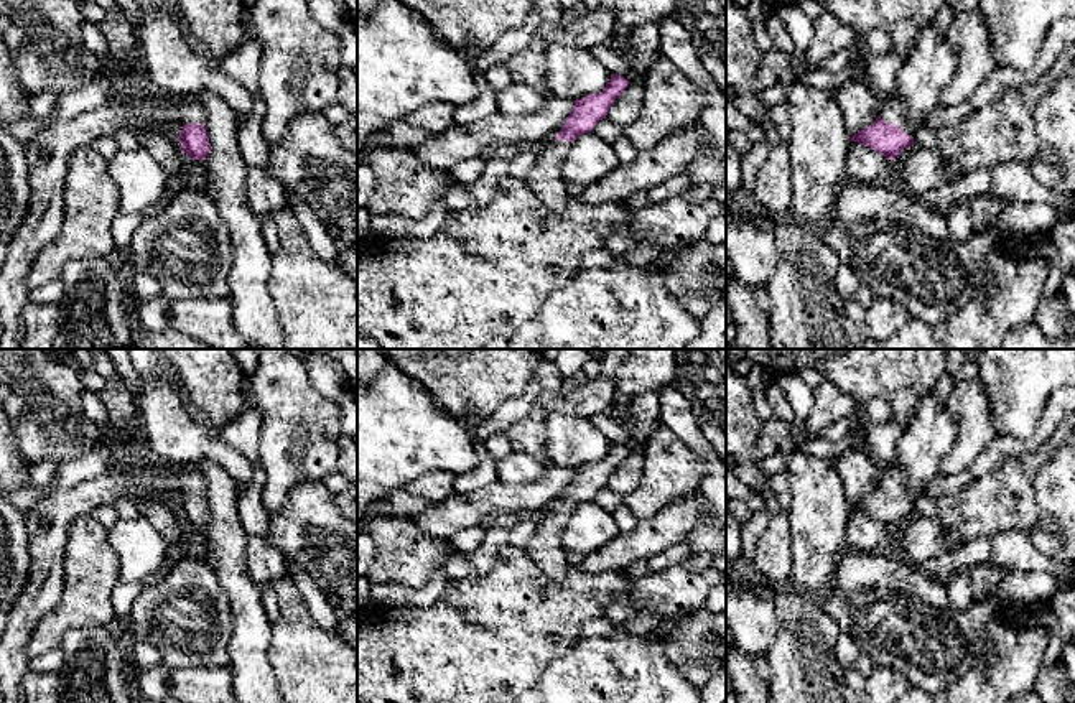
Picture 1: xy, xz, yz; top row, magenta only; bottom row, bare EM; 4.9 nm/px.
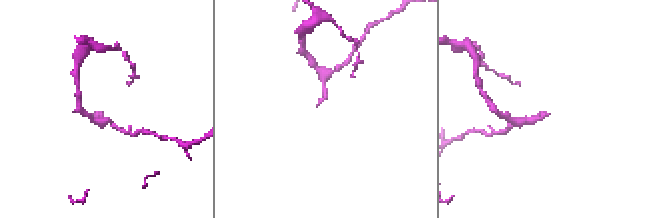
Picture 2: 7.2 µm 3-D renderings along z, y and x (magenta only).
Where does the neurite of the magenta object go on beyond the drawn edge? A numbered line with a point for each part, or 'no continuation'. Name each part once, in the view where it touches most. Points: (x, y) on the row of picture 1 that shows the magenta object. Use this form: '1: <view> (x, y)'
1: yz (893, 111)

